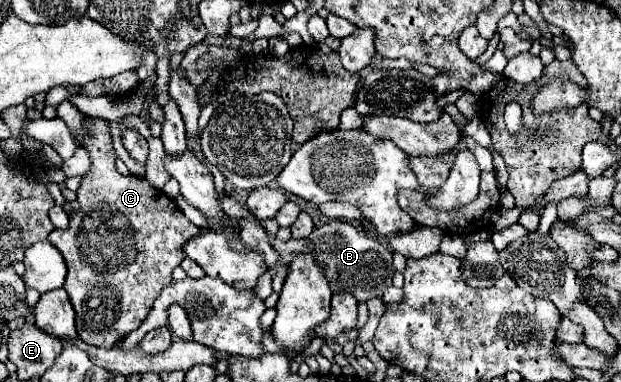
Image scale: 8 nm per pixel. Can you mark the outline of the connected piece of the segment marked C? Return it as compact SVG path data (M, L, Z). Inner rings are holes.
M86 117L84 131L84 147L92 157L92 167L84 175L78 189L80 211L70 217L68 229L54 229L48 241L60 249L68 265L64 289L68 291L72 307L76 311L78 337L88 345L110 349L128 333L140 327L160 291L168 285L168 281L172 281L172 271L186 257L182 245L188 239L196 237L200 229L184 217L174 199L170 199L164 191L152 187L144 177L120 175L116 171L116 153L112 147L108 121ZM88 131L92 131L94 137L88 137Z

